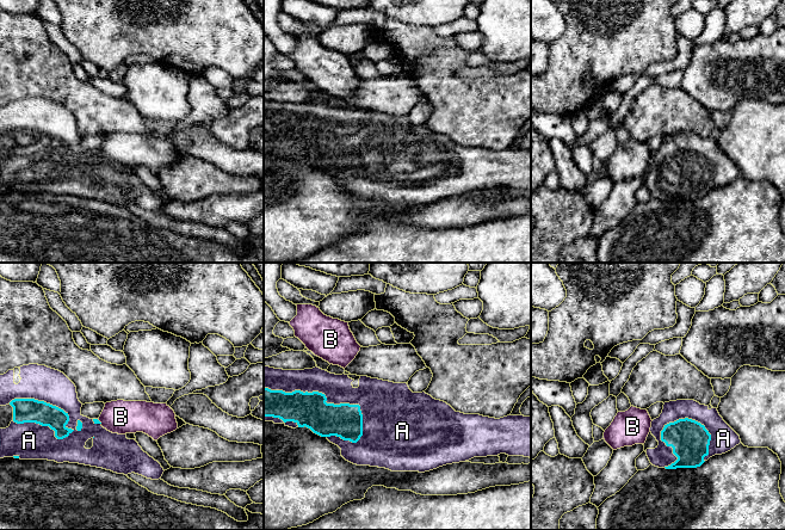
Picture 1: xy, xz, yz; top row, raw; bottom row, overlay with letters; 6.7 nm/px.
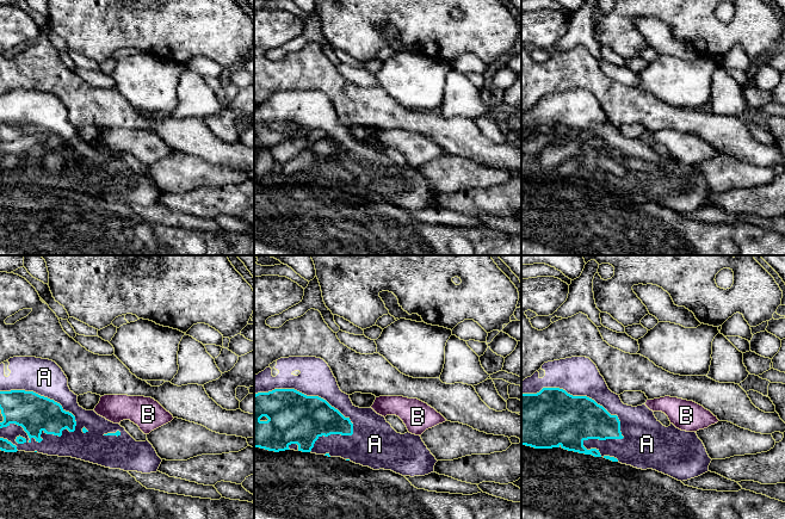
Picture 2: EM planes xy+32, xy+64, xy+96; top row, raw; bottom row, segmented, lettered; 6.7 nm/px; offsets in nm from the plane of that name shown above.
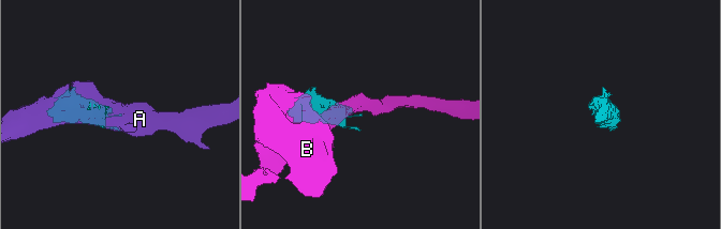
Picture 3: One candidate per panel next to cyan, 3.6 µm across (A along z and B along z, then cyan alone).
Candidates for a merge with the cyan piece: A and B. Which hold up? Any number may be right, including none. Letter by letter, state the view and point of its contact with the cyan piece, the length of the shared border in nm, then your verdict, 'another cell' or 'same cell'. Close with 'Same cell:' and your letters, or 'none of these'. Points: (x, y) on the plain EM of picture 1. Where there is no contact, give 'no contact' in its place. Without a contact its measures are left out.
A: xy (51, 137) | 550 nm | same cell
B: xy (98, 153) | 50 nm | another cell
Same cell: A

